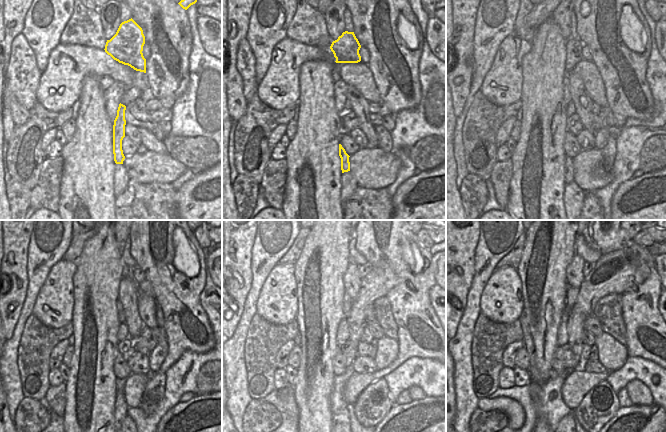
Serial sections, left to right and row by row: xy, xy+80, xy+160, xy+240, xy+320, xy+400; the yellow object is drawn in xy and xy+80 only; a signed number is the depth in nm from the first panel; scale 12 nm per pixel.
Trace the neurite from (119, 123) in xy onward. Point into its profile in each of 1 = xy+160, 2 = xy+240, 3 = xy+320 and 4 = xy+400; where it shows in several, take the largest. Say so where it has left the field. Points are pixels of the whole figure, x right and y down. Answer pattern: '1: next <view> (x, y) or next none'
1: next xy+160 (569, 168)
2: next xy+240 (120, 412)
3: next xy+320 (341, 422)
4: next xy+400 (567, 423)

